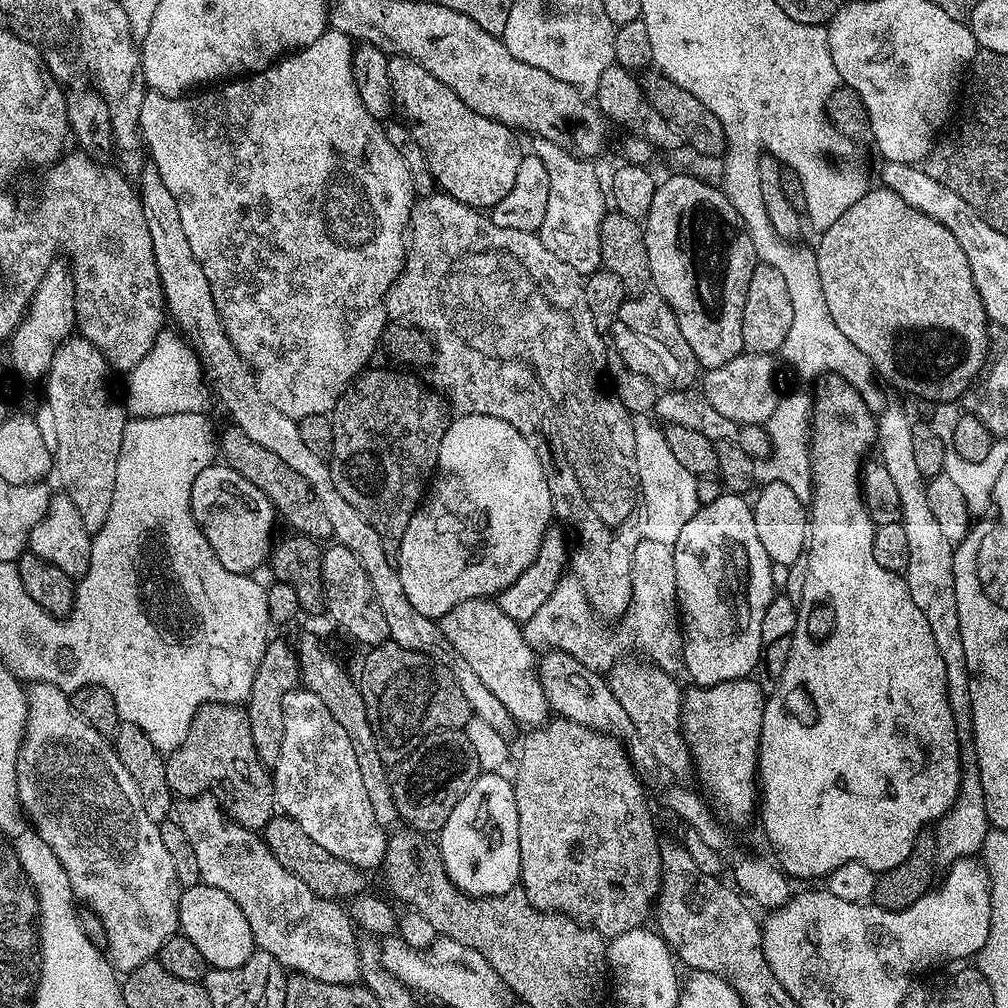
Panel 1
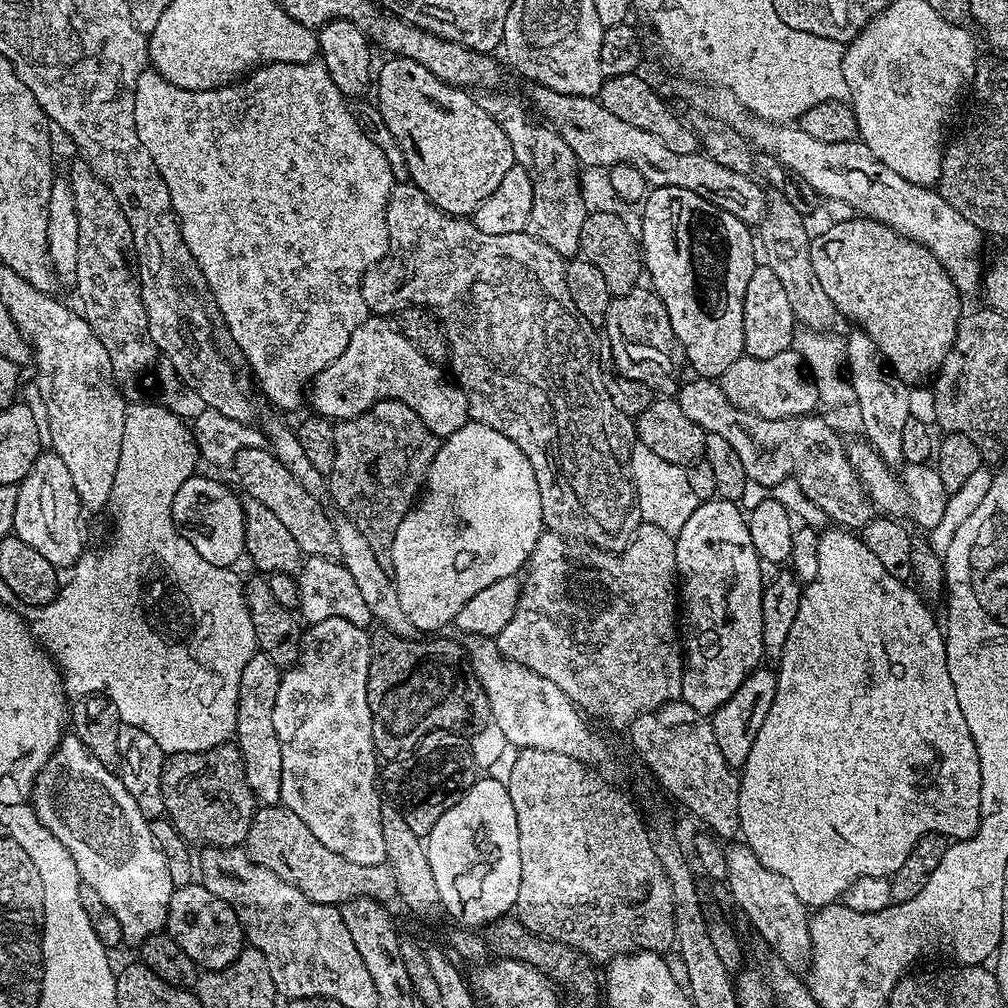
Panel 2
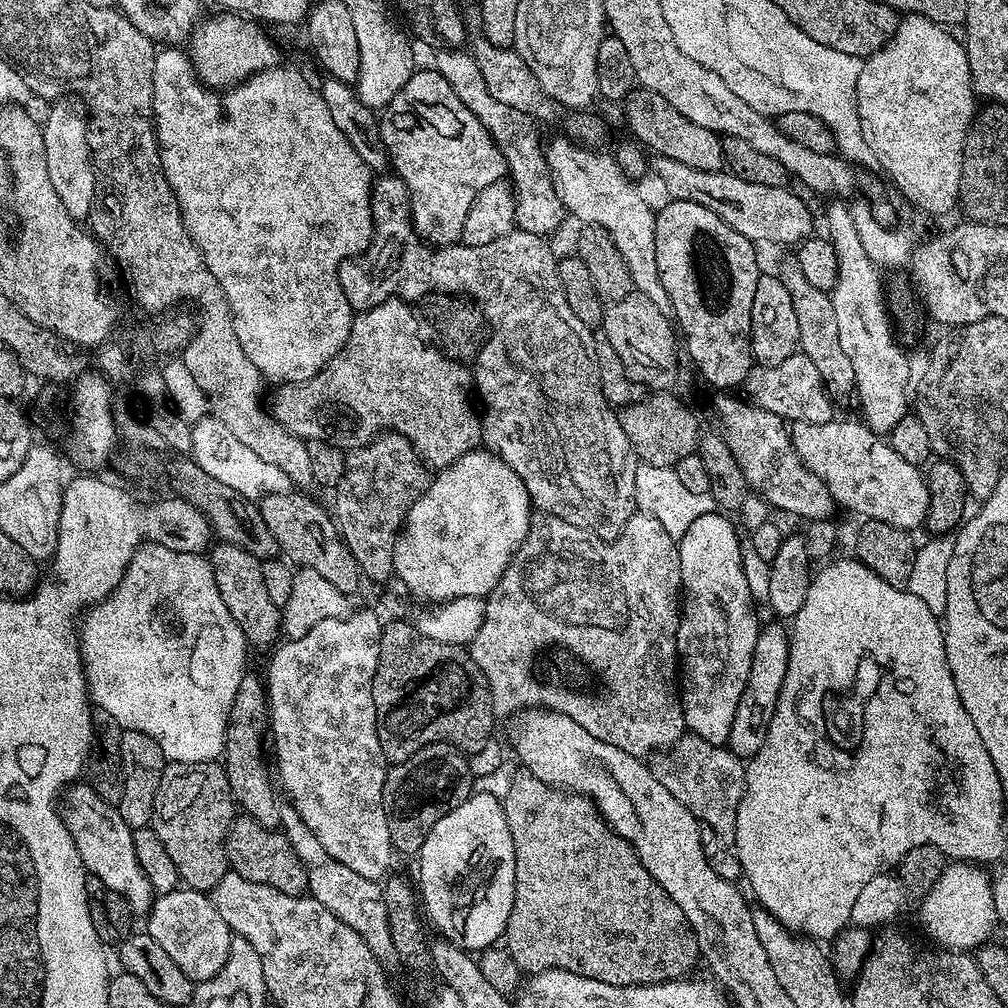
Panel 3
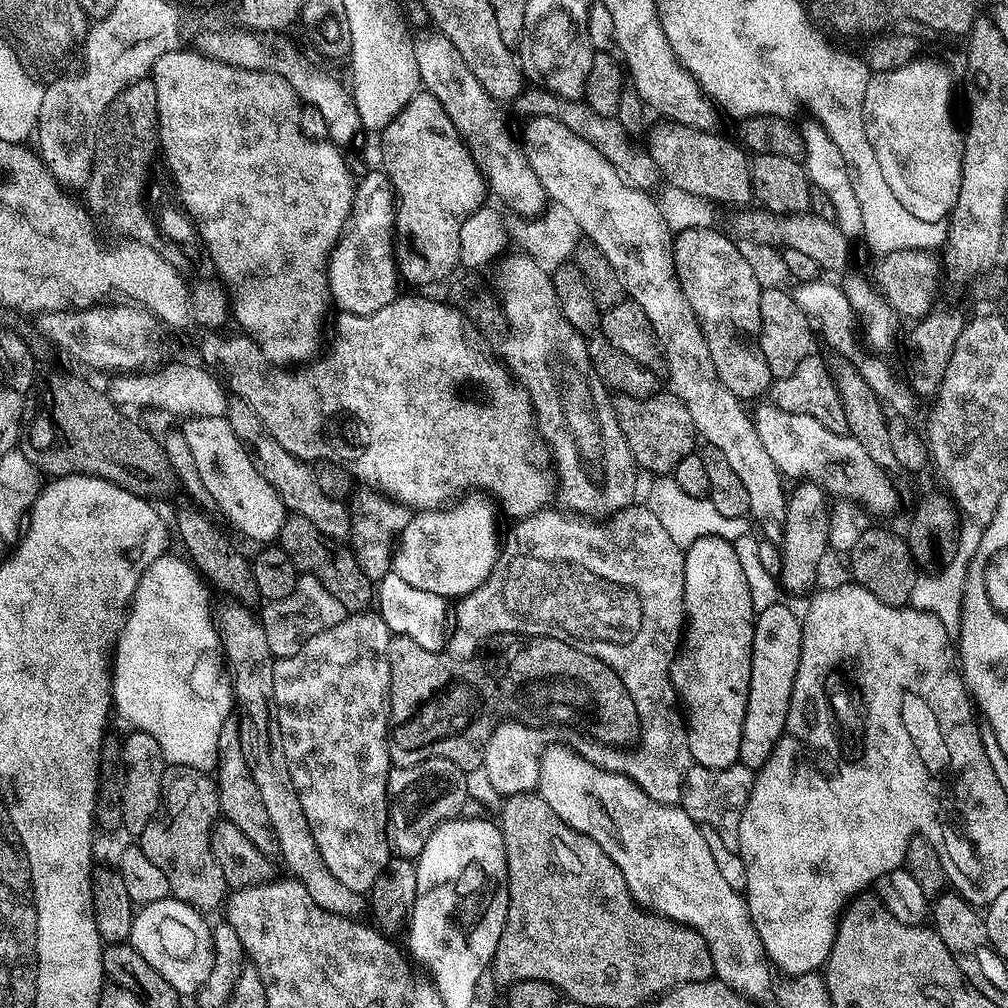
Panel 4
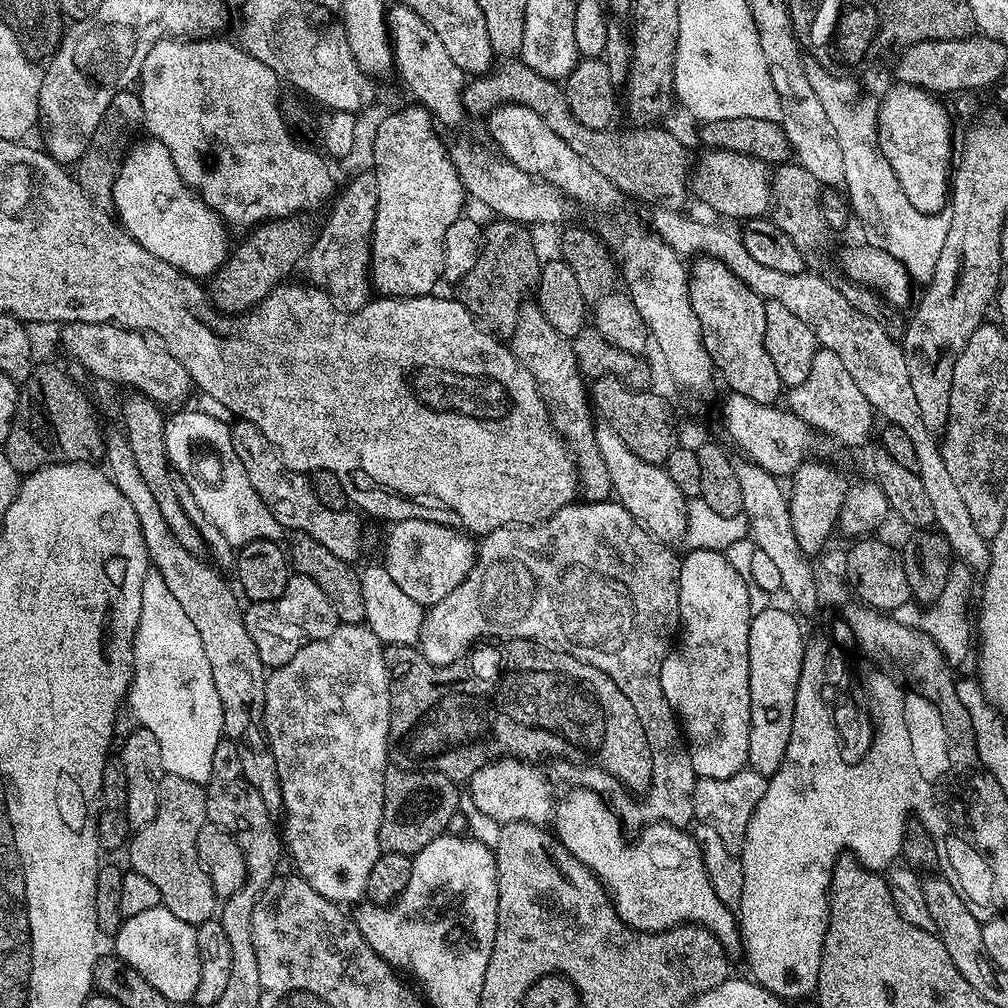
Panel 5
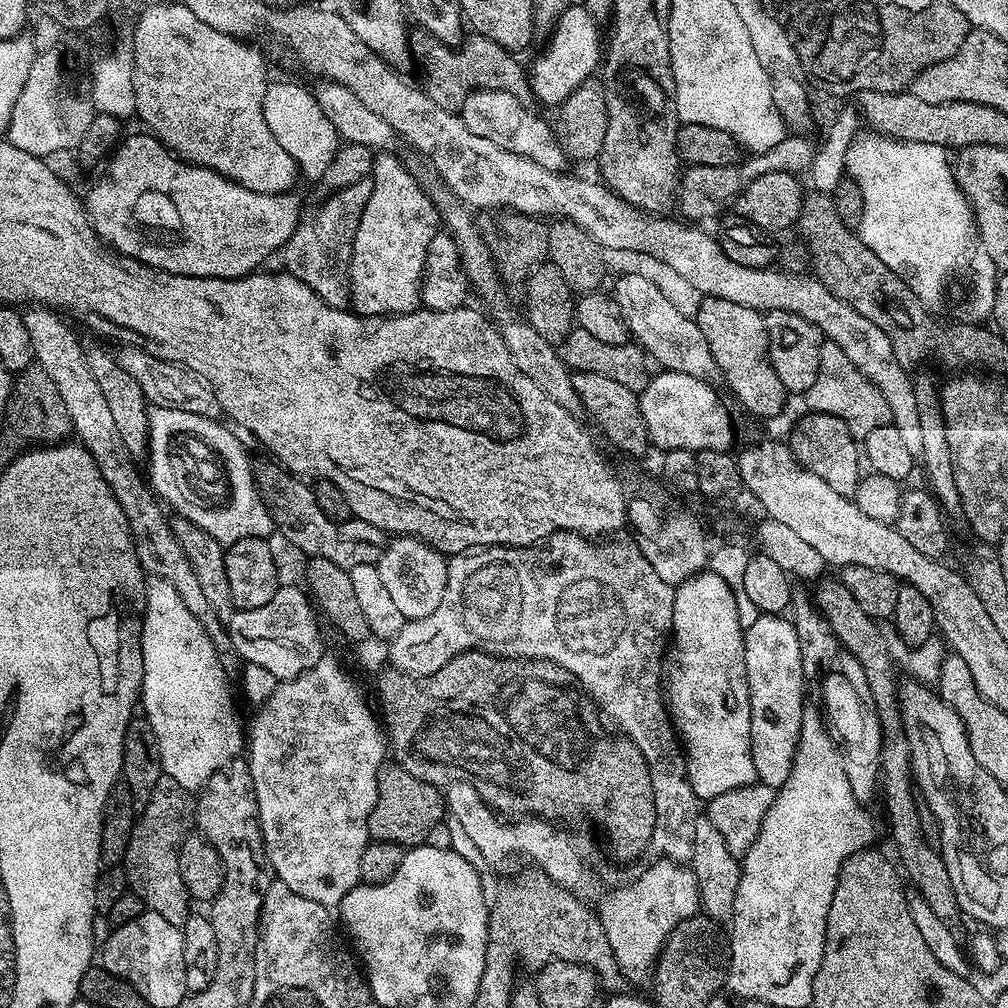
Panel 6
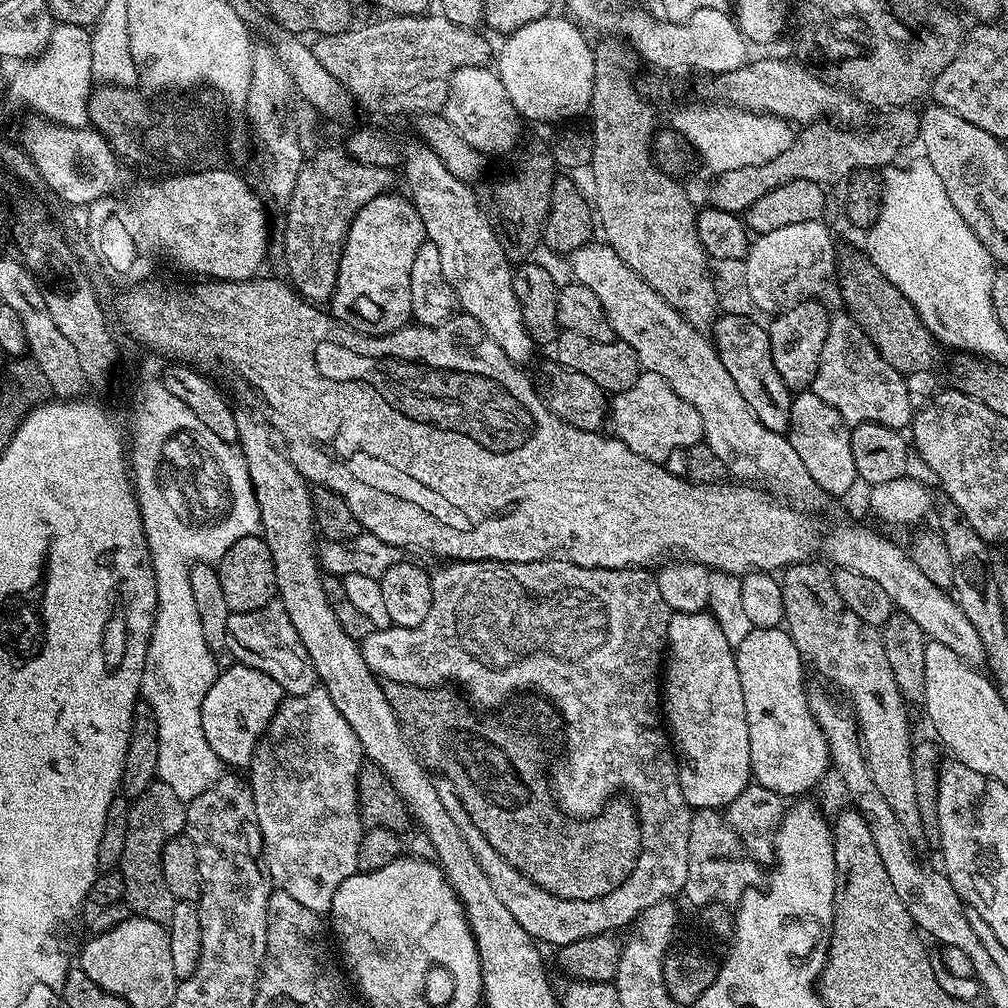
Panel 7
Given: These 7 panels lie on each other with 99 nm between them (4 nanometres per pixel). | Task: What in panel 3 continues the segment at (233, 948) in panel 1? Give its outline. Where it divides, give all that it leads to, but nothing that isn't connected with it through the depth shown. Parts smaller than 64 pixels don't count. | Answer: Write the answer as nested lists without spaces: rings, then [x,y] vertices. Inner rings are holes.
[[[180,886],[175,892],[157,895],[146,919],[148,935],[154,938],[154,942],[158,942],[158,946],[162,946],[162,950],[166,950],[166,954],[170,954],[170,958],[174,958],[175,964],[182,969],[182,974],[186,974],[193,982],[214,978],[214,974],[222,970],[230,954],[230,942],[234,933],[226,918],[218,914],[205,893]]]

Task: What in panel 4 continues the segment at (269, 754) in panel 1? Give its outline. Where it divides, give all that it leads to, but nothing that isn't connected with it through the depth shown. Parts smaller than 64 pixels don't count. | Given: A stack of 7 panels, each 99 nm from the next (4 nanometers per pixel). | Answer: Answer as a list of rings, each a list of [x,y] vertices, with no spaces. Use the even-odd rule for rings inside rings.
[[[230,718],[222,726],[222,734],[218,734],[218,754],[214,779],[216,790],[220,794],[220,816],[234,822],[258,850],[269,854],[279,853],[278,838],[274,834],[274,826],[270,826],[270,814],[266,814],[266,806],[258,794],[258,786],[250,774],[250,766],[246,766],[246,754],[242,754],[242,738],[240,737],[241,721]]]

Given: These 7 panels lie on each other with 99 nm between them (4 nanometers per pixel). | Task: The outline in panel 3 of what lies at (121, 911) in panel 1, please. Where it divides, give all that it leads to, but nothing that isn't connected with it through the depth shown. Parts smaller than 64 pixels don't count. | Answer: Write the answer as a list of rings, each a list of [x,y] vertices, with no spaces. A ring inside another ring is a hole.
[[[77,782],[63,793],[62,815],[74,838],[74,846],[78,846],[85,869],[110,886],[110,890],[122,894],[133,913],[147,913],[152,907],[154,893],[136,857],[132,837],[134,830],[122,818],[119,807],[107,804],[92,789],[91,783]]]

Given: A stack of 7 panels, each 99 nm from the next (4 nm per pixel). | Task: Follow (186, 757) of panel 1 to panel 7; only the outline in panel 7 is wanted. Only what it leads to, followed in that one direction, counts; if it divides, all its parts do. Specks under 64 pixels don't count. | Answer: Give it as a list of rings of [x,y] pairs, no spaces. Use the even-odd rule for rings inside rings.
[[[157,778],[152,785],[131,801],[128,809],[128,825],[126,846],[122,850],[122,858],[118,871],[124,883],[123,903],[128,905],[129,913],[150,918],[150,922],[168,925],[174,918],[174,906],[178,902],[174,894],[170,894],[170,886],[166,886],[166,878],[162,878],[162,850],[170,838],[181,835],[185,831],[185,801],[178,798],[170,786],[166,786]]]

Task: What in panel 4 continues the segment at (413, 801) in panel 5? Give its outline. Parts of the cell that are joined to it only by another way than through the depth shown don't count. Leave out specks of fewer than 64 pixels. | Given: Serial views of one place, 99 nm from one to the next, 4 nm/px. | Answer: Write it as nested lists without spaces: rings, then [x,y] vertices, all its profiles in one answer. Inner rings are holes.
[[[428,757],[412,766],[391,767],[388,770],[388,842],[396,856],[418,858],[434,830],[447,820],[455,820],[461,815],[464,803],[470,797],[466,790],[466,772],[454,762],[444,757]]]

